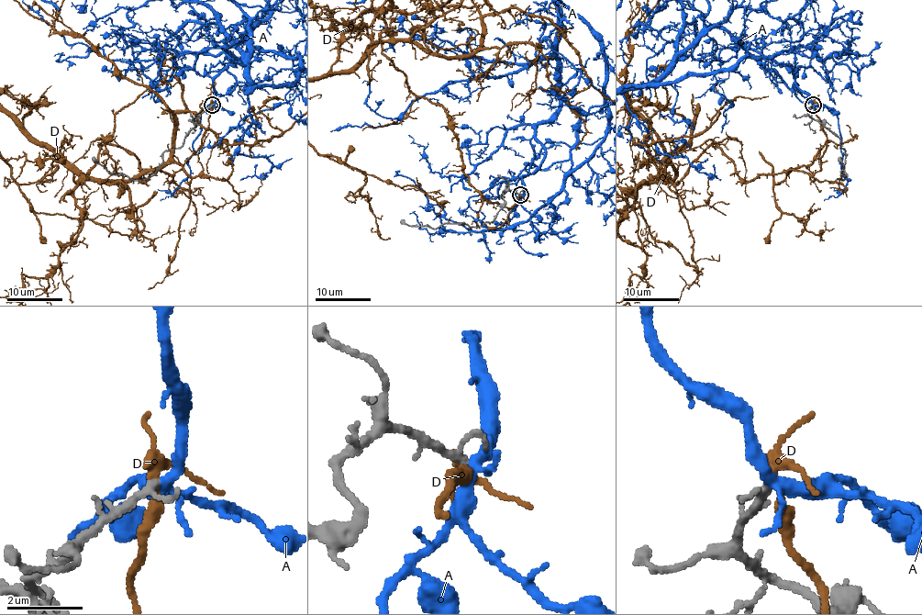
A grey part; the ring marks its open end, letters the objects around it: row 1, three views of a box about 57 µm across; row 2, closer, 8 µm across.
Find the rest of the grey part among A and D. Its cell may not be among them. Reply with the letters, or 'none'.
A

